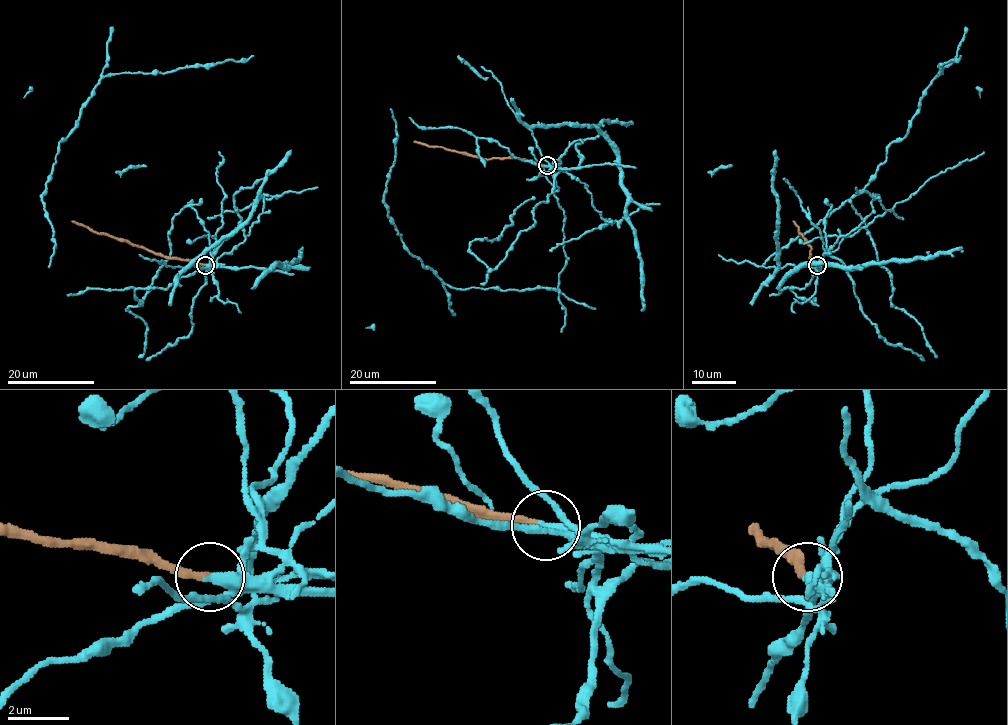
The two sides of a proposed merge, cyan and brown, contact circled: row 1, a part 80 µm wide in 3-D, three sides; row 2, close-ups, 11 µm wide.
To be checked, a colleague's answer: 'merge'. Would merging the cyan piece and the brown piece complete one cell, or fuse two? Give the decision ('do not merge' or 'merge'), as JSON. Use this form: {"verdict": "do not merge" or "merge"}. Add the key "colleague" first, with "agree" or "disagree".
{"colleague": "disagree", "verdict": "do not merge"}

